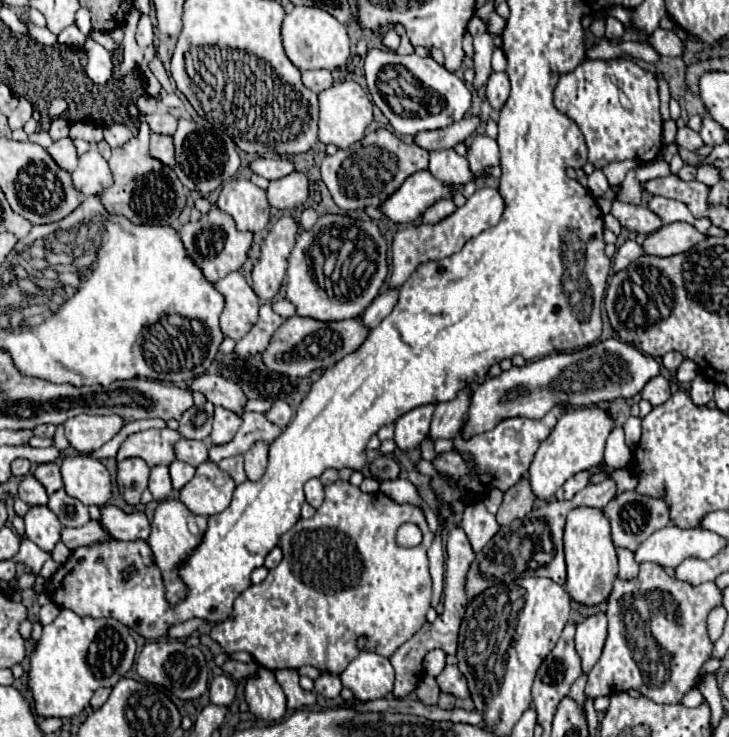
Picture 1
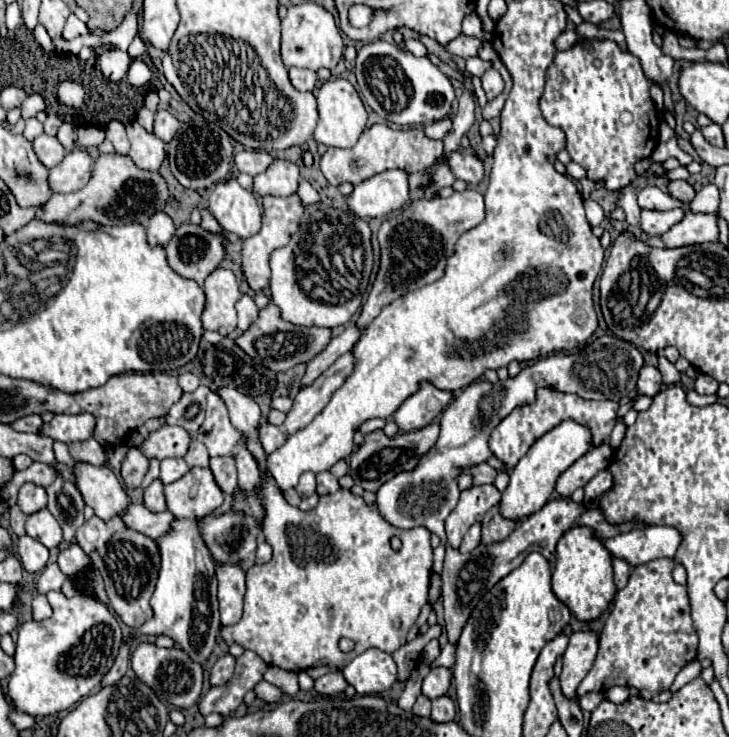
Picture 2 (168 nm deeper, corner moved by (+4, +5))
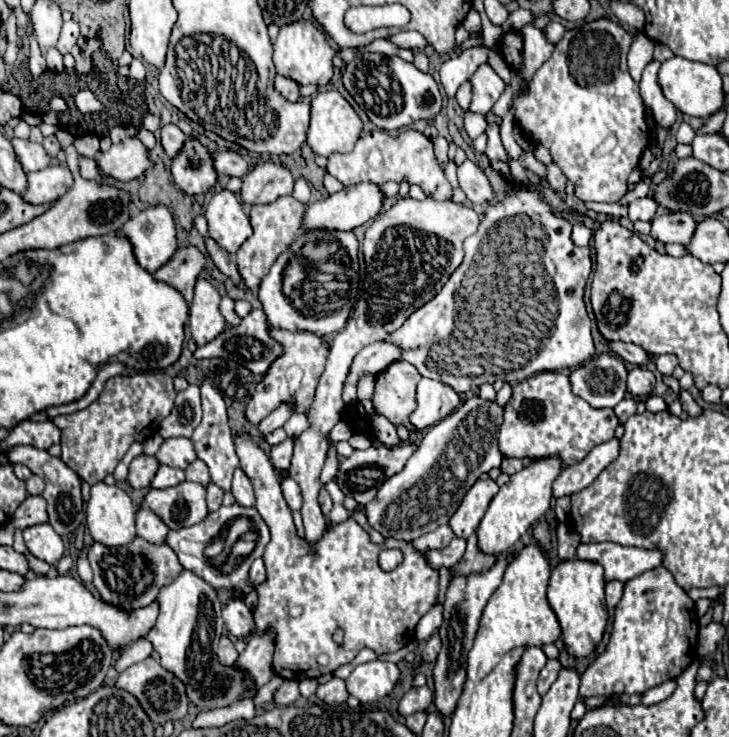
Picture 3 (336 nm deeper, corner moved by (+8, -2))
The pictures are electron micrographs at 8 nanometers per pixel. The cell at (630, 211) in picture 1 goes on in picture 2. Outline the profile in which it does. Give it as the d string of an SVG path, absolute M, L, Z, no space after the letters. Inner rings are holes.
M683 209L671 211L641 211L641 229L649 235L663 235L685 217Z

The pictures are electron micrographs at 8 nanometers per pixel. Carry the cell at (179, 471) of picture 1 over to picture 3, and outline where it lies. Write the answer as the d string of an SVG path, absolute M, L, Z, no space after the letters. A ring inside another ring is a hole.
M161 464L155 478L151 480L151 488L171 488L171 486L177 486L179 482L183 482L183 480L185 480L185 472L181 468Z

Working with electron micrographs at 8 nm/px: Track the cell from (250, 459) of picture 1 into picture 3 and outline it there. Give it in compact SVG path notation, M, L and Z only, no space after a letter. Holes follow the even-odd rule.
M237 468L237 470L235 470L233 486L231 486L231 494L235 496L237 504L241 504L241 506L253 506L253 504L255 504L253 486L251 486L249 478L245 476L245 472L243 472L241 468Z

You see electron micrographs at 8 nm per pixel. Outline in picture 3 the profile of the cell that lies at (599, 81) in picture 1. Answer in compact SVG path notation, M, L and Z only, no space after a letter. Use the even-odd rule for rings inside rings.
M595 20L591 24L585 24L583 28L575 28L575 30L569 30L561 42L555 44L555 52L553 56L535 72L535 76L531 78L531 84L529 84L529 90L525 94L519 94L513 102L513 108L515 108L515 120L517 124L527 132L527 136L531 140L537 140L541 142L543 146L547 146L553 154L553 162L563 170L563 174L575 184L575 196L581 198L583 202L617 202L625 196L627 192L627 178L629 174L637 168L639 160L641 160L641 154L643 150L649 146L649 126L645 122L645 104L639 96L639 84L629 76L629 68L627 68L627 50L633 42L633 36L627 34L619 24L611 22L611 20Z

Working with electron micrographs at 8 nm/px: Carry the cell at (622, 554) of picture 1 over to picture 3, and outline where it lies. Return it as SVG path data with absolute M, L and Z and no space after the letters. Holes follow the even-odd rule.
M609 580L607 586L605 586L605 600L607 600L609 612L619 604L621 596L623 596L623 582L619 582L619 580Z

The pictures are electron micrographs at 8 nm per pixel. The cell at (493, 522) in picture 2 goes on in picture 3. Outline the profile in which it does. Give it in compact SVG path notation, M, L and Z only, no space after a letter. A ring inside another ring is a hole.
M473 534L469 540L467 540L467 552L463 556L463 560L453 566L451 570L467 576L467 574L473 574L473 572L485 572L487 568L491 568L495 564L497 556L495 554L485 554L479 550L479 544L477 544L477 534Z

